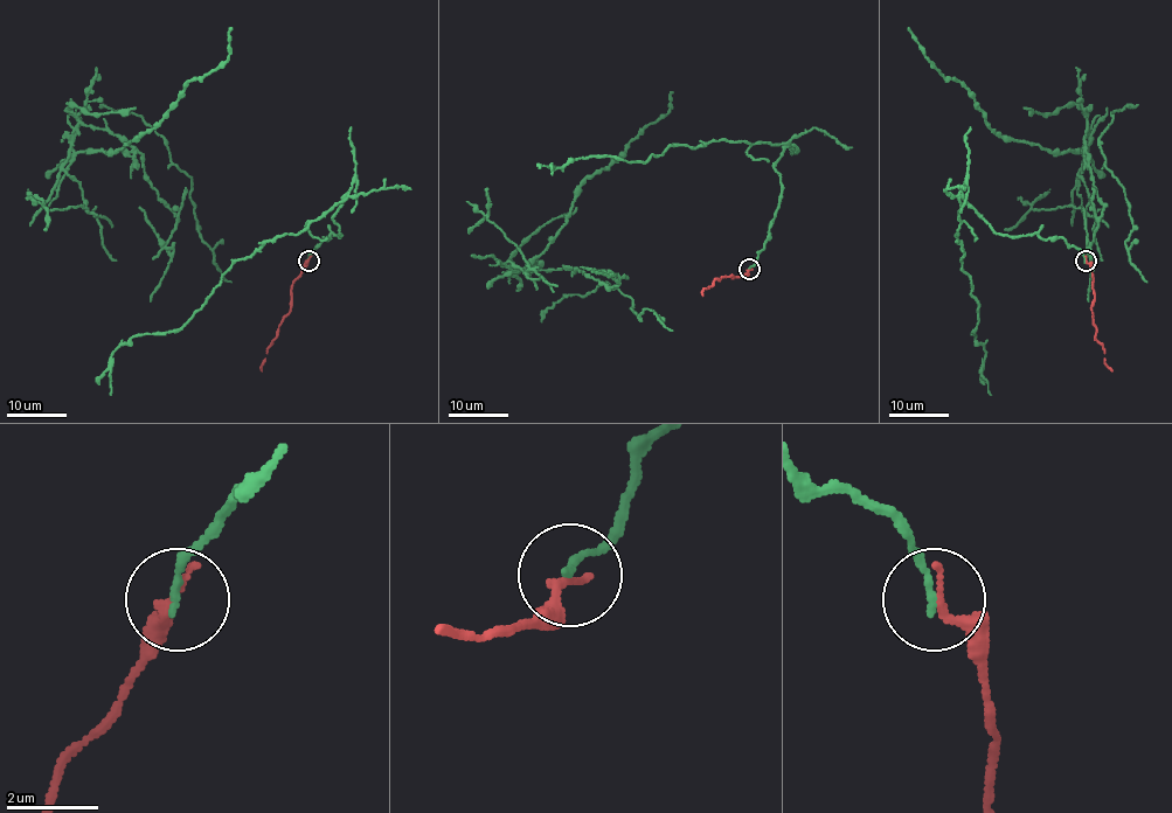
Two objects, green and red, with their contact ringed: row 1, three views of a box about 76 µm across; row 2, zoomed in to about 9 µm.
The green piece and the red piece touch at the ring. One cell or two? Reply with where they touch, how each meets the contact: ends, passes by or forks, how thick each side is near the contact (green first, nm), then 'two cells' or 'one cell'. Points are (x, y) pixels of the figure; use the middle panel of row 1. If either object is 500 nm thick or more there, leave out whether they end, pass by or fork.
(749, 269) | green ends | red ends | 160/240 nm | two cells

